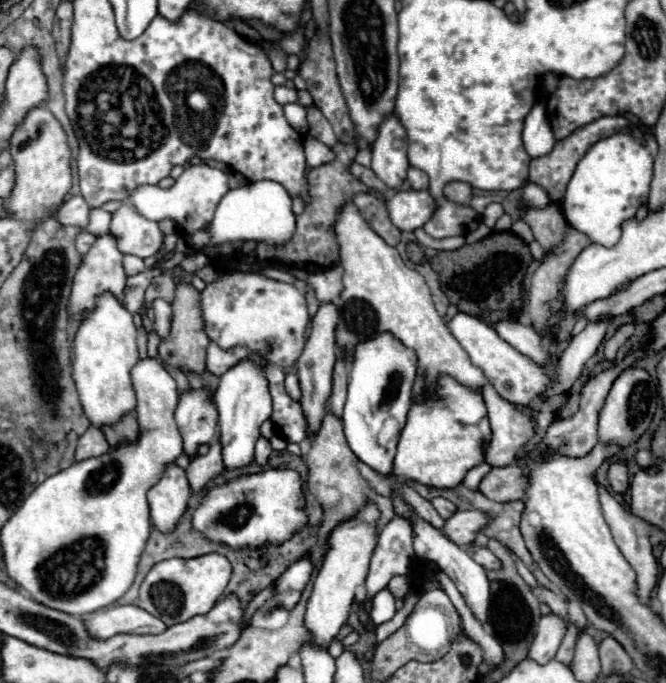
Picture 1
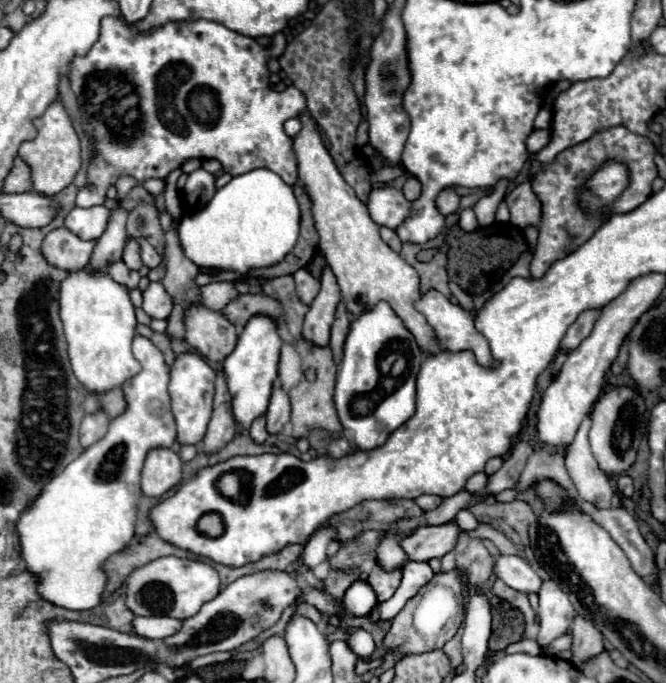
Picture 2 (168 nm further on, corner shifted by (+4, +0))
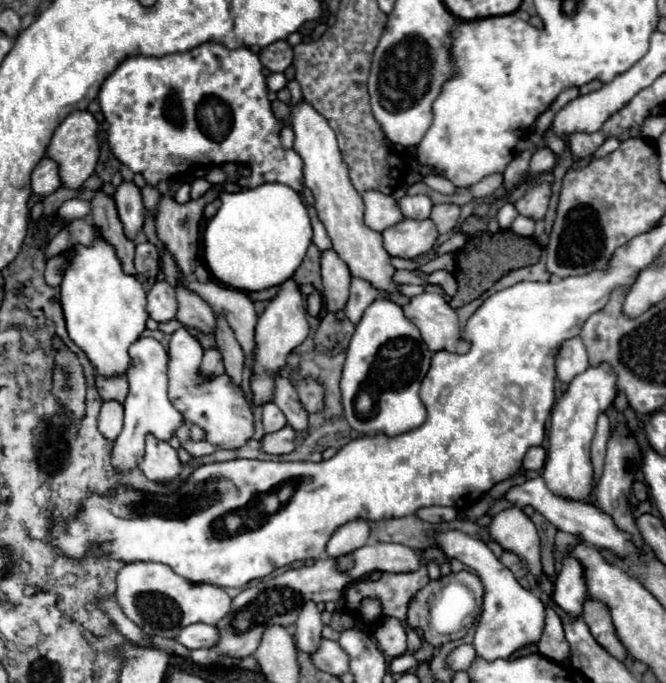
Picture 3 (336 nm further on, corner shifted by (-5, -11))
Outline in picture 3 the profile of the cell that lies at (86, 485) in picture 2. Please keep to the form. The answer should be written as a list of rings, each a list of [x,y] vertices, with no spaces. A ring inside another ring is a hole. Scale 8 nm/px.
[[[141,337],[137,339],[131,349],[133,357],[133,367],[127,371],[127,381],[129,381],[129,395],[125,399],[125,423],[123,431],[117,437],[113,451],[111,451],[111,467],[113,471],[119,473],[129,473],[135,467],[139,467],[143,455],[145,455],[145,439],[147,435],[153,435],[159,441],[169,441],[175,431],[185,423],[183,415],[171,405],[167,397],[167,361],[169,355],[163,349],[163,345],[151,337]]]

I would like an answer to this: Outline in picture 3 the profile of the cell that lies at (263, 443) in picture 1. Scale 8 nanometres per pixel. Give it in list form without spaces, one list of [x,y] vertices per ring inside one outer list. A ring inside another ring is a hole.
[[[265,403],[263,405],[263,429],[265,429],[267,435],[279,431],[285,423],[287,423],[287,419],[275,403]]]

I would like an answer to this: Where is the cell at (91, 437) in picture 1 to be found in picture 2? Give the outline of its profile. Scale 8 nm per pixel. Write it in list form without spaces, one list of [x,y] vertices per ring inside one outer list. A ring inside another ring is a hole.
[[[98,410],[94,414],[86,414],[82,420],[82,426],[80,426],[80,444],[84,448],[88,448],[94,442],[98,442],[106,434],[108,424],[110,424],[110,416],[106,416],[106,412],[102,412],[102,410]]]

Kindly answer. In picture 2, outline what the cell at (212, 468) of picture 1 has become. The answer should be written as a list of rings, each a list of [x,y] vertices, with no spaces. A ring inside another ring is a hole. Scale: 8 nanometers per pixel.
[[[222,370],[216,372],[216,394],[214,394],[214,412],[206,430],[206,436],[202,440],[202,450],[206,454],[212,454],[226,446],[238,432],[234,414],[232,414],[232,396],[228,392],[226,376]]]

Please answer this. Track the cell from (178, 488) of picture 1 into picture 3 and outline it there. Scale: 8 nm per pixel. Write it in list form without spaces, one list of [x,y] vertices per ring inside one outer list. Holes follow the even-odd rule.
[[[149,435],[147,447],[145,447],[145,457],[143,457],[143,463],[139,465],[139,469],[145,473],[147,479],[167,485],[181,475],[183,465],[177,457],[177,451],[169,443],[151,439],[151,435]]]

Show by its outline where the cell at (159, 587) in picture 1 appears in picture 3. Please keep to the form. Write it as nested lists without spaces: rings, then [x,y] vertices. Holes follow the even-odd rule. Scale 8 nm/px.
[[[127,563],[117,575],[117,603],[123,609],[123,613],[131,621],[135,621],[149,637],[155,637],[155,635],[171,637],[171,635],[177,635],[181,627],[193,625],[193,623],[215,625],[231,609],[231,597],[225,593],[223,587],[217,587],[211,583],[191,583],[163,563]]]

